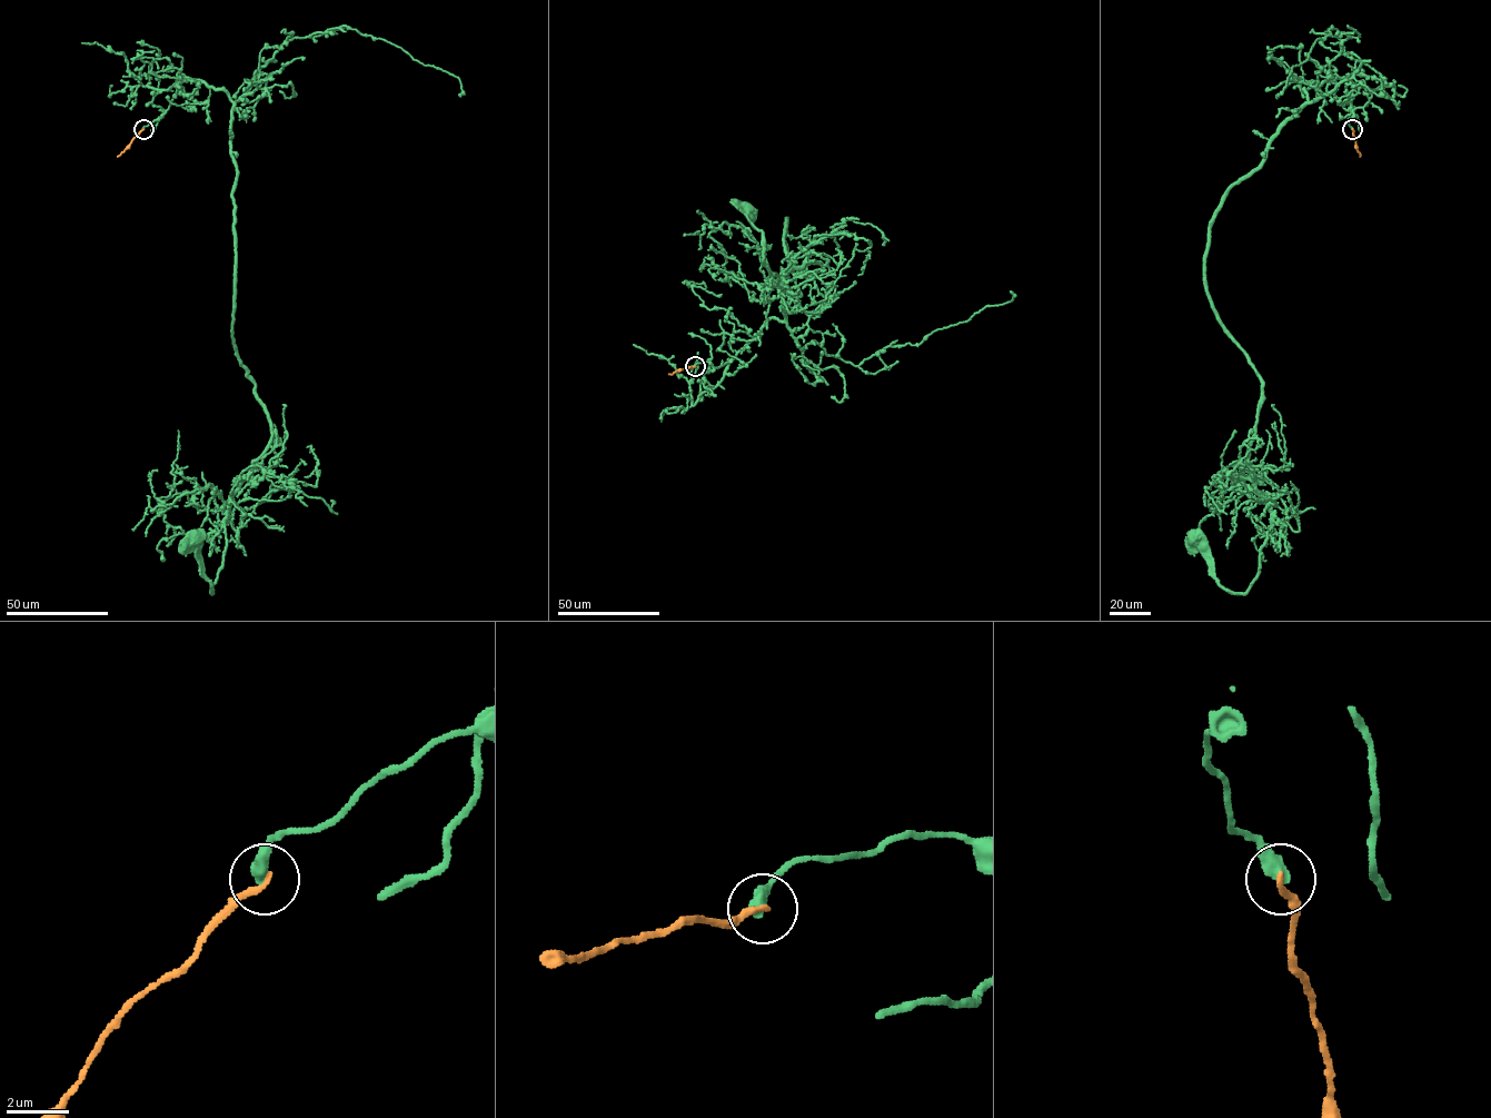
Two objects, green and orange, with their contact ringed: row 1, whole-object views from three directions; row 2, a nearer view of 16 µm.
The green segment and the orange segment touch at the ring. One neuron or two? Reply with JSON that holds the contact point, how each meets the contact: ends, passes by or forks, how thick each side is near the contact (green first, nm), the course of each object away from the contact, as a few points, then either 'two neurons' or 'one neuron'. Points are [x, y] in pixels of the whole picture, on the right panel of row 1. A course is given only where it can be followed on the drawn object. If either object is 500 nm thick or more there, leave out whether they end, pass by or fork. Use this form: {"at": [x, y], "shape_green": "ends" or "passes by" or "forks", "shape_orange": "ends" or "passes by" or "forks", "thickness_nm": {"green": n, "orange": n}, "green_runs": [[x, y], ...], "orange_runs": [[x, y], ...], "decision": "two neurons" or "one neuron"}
{"at": [1352, 129], "shape_green": "ends", "shape_orange": "ends", "thickness_nm": {"green": 480, "orange": 200}, "green_runs": [[1352, 129], [1345, 78], [1304, 89], [1210, 227], [1271, 528], [1244, 593], [1199, 537]], "orange_runs": [[1352, 129], [1360, 157]], "decision": "two neurons"}

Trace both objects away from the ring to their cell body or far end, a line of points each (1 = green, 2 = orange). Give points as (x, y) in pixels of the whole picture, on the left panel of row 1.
1: (143, 129), (180, 78), (234, 102), (232, 343), (271, 438), (228, 505), (211, 593), (196, 537)
2: (143, 129), (117, 157)

